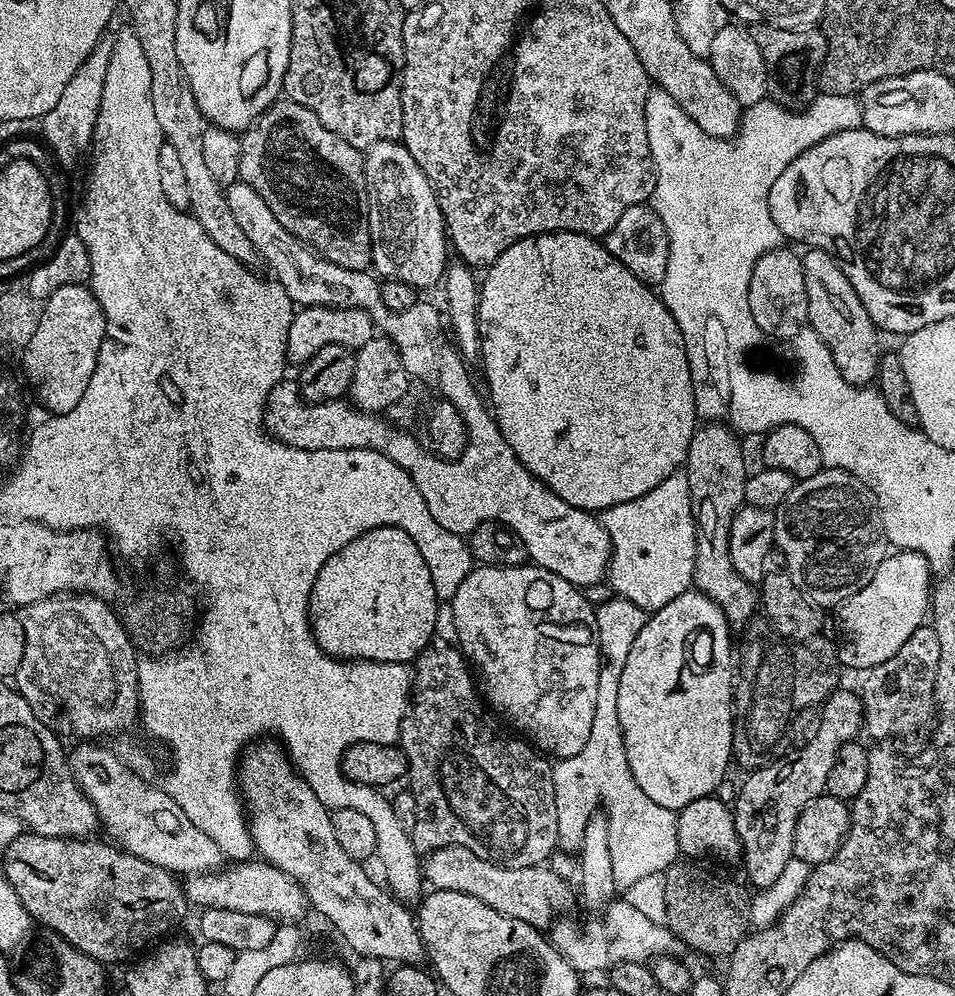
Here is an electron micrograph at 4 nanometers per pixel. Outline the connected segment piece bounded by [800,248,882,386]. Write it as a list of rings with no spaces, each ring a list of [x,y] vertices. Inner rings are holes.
[[[808,248],[805,253],[800,265],[806,278],[808,324],[816,331],[817,341],[830,350],[834,366],[838,366],[838,374],[846,382],[871,385],[877,379],[882,355],[876,323],[866,314],[862,298],[858,298],[854,286],[850,286],[850,278],[842,274],[842,266],[838,266],[836,259],[817,248]]]

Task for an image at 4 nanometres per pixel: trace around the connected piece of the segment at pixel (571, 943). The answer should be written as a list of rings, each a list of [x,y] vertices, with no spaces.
[[[616,898],[603,915],[588,918],[585,924],[575,924],[568,919],[572,918],[560,918],[551,925],[550,939],[572,969],[581,974],[600,972],[603,968],[605,971],[624,960],[648,964],[657,956],[675,953],[678,948],[676,935],[667,926],[636,910],[624,898]]]

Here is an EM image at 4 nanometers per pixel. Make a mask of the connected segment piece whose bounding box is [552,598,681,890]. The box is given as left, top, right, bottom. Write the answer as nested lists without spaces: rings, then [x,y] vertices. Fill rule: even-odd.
[[[611,598],[595,605],[596,641],[600,647],[598,670],[598,695],[594,701],[594,722],[590,725],[590,738],[586,746],[565,760],[552,765],[554,778],[554,802],[558,806],[559,847],[575,853],[583,842],[583,832],[588,820],[597,811],[596,803],[604,803],[603,815],[609,826],[609,848],[614,882],[617,889],[627,890],[646,875],[663,873],[681,855],[676,829],[677,813],[666,806],[658,806],[646,798],[642,786],[634,782],[630,774],[630,762],[626,762],[624,731],[618,722],[618,685],[622,682],[622,670],[626,657],[634,646],[634,638],[646,626],[649,613],[634,606],[634,602]]]

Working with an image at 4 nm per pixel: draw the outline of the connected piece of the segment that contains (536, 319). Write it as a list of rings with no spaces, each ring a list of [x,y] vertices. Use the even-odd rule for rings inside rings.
[[[547,232],[545,236],[531,236],[514,242],[482,276],[480,289],[480,354],[484,360],[484,376],[488,379],[487,399],[496,417],[496,425],[502,430],[502,438],[514,450],[514,454],[526,466],[531,476],[541,480],[558,498],[570,502],[570,506],[584,508],[593,514],[603,513],[615,504],[642,498],[658,482],[670,478],[688,459],[688,447],[698,427],[696,399],[690,378],[690,362],[686,358],[686,346],[674,314],[649,285],[644,284],[614,254],[610,254],[599,239],[579,236],[573,232]],[[624,444],[632,444],[632,464],[615,464],[612,456],[624,452]]]

